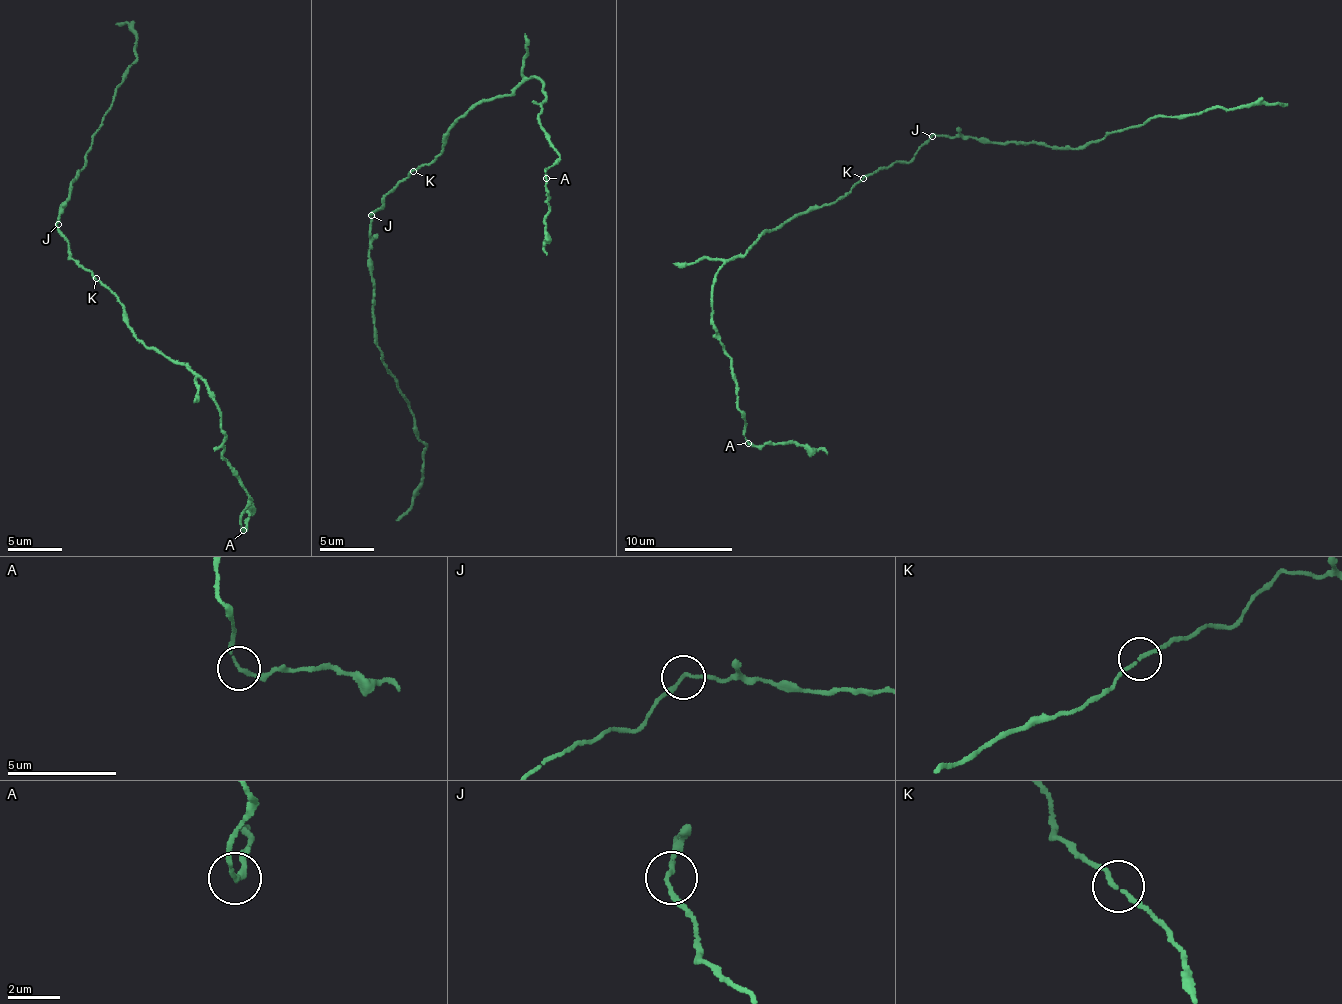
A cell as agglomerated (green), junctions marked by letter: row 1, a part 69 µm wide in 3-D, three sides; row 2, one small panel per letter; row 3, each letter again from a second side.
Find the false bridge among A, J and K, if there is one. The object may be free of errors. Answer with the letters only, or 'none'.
none

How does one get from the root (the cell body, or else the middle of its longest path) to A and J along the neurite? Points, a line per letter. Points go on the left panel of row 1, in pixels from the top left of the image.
A: (94, 276), (121, 304), (137, 338), (199, 373), (209, 388), (225, 433), (223, 458), (249, 497), (242, 531)
J: (94, 276), (71, 257), (70, 246), (58, 224)

